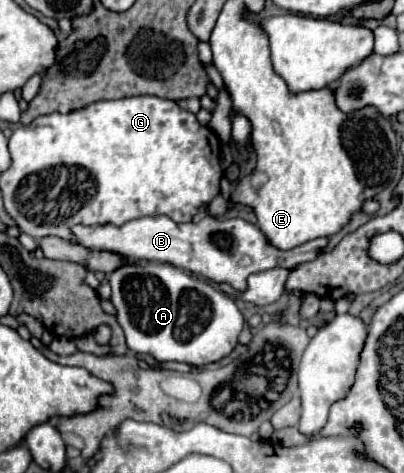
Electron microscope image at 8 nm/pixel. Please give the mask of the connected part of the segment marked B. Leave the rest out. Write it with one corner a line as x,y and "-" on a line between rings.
144,216
130,220
122,226
102,224
102,226
84,226
76,224
70,228
74,242
84,246
86,250
96,252
112,252
122,256
124,260
148,260
148,262
162,262
174,264
188,272
200,274
216,284
230,284
238,290
246,288
246,278
252,272
264,272
276,266
282,268
296,268
298,264
314,260
328,244
328,238
310,240
290,252
278,252
278,248
270,248
266,238
258,228
242,218
218,220
214,216
206,216
200,222
174,222
168,216

